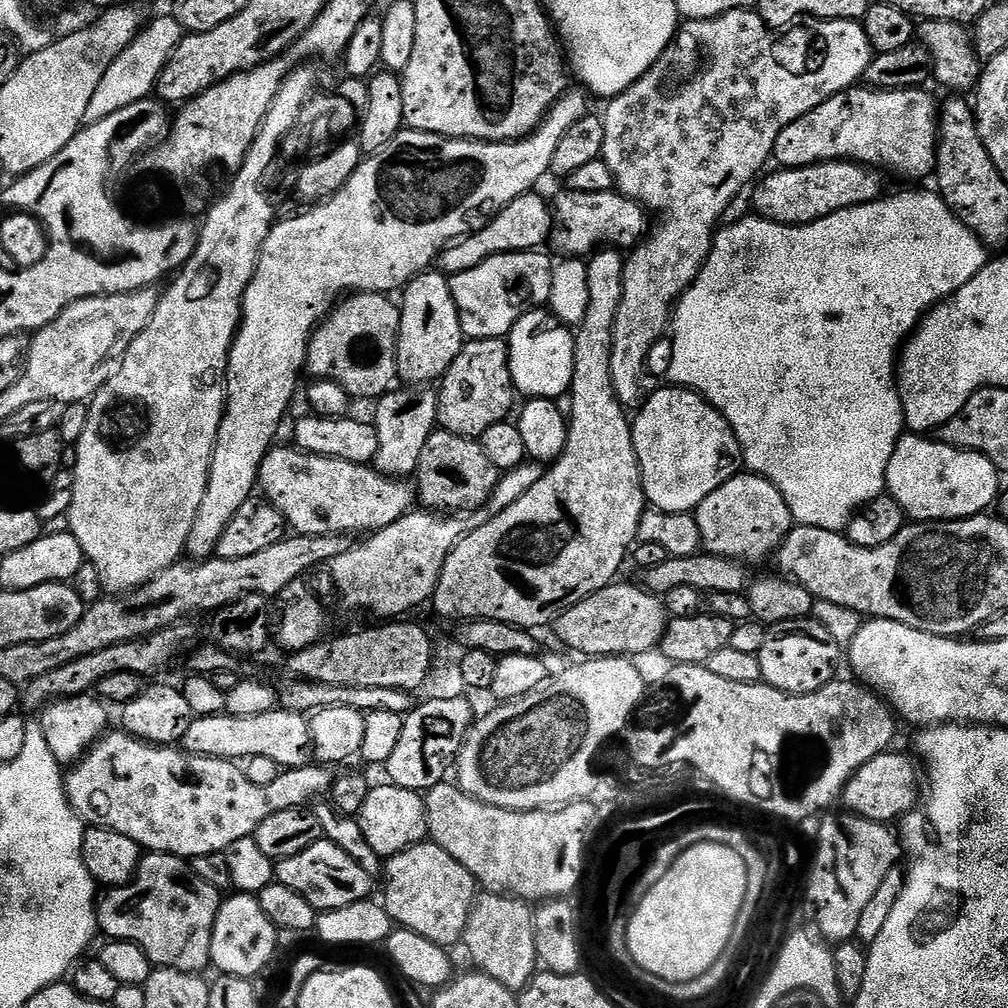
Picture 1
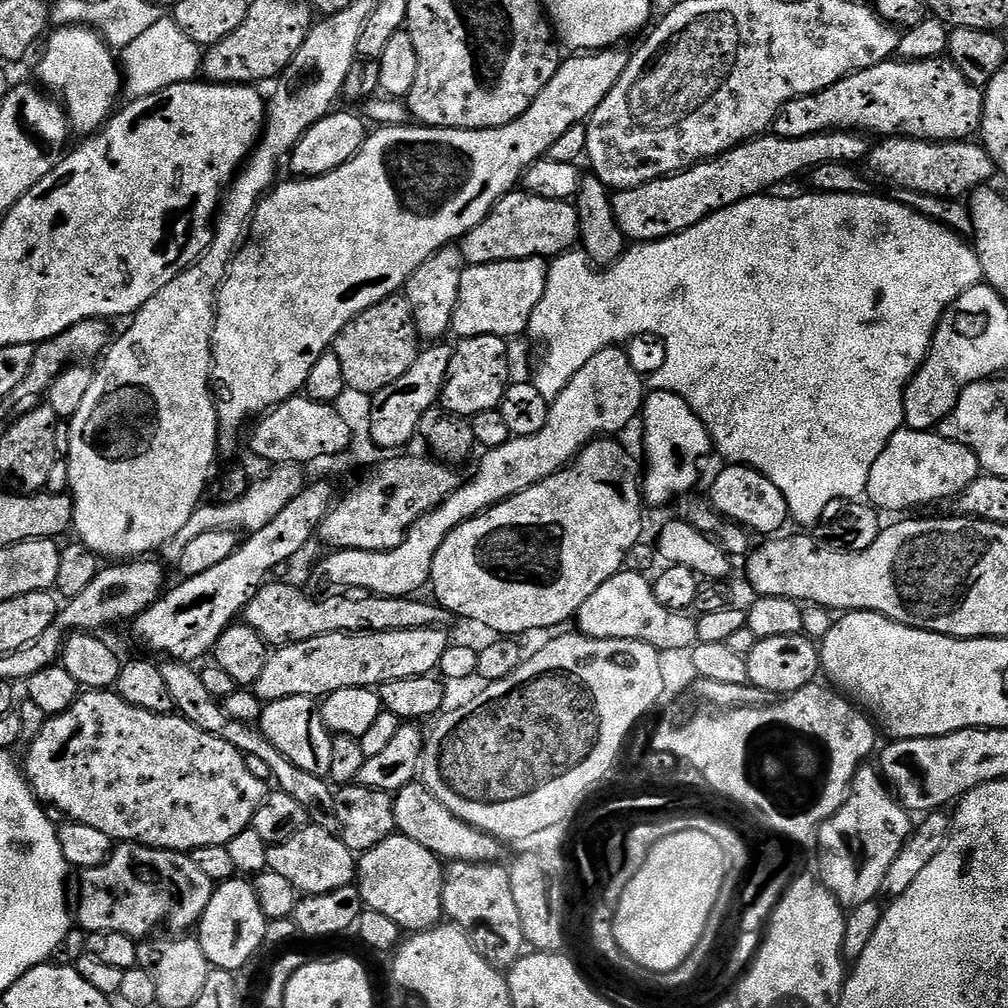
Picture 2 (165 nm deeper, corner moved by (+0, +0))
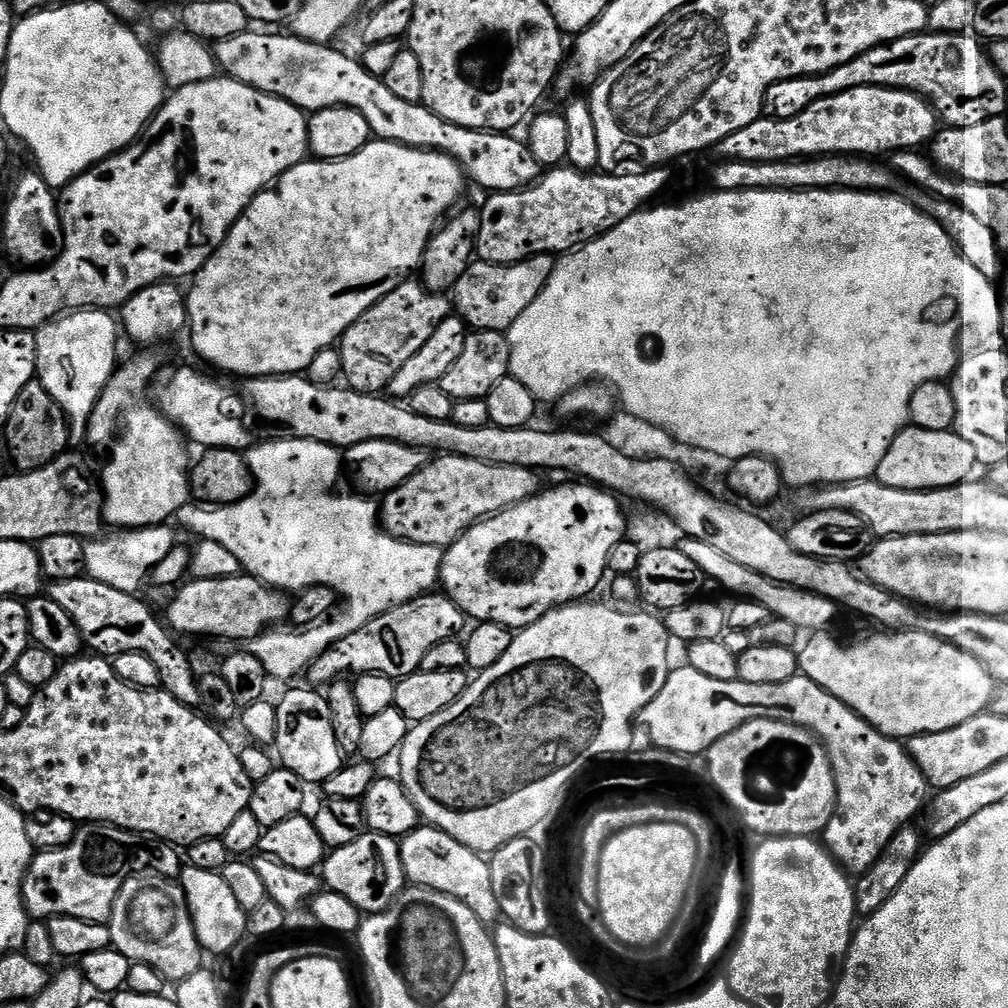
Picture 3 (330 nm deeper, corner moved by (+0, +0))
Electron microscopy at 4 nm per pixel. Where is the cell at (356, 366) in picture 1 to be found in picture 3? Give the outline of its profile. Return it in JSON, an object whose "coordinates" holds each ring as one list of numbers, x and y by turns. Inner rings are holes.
{"coordinates":[[409,278,398,285,386,298,374,302,354,326,344,331,338,341,342,358,342,373,349,379,350,389,364,393,380,394,402,370,405,362,422,346,426,346,430,334,442,326,444,319,453,311,454,304,447,295,425,288,419,279]]}

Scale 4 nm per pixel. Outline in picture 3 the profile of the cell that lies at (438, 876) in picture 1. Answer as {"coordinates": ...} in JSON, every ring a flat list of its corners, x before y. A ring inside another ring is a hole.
{"coordinates":[[368,830,354,842,333,848,325,855,322,880,327,891,342,894,361,913,387,912,400,899,406,888,400,840]]}

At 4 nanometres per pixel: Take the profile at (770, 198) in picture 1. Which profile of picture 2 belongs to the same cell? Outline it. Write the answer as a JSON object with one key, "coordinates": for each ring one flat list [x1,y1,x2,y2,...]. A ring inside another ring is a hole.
{"coordinates":[[890,136,879,141,880,145,873,147,866,157,869,164,884,180,893,184,893,189,914,190,918,194,934,194,946,196,950,200,960,200,987,185,992,175,997,175,998,169,983,143,972,140,919,140,909,136]]}

